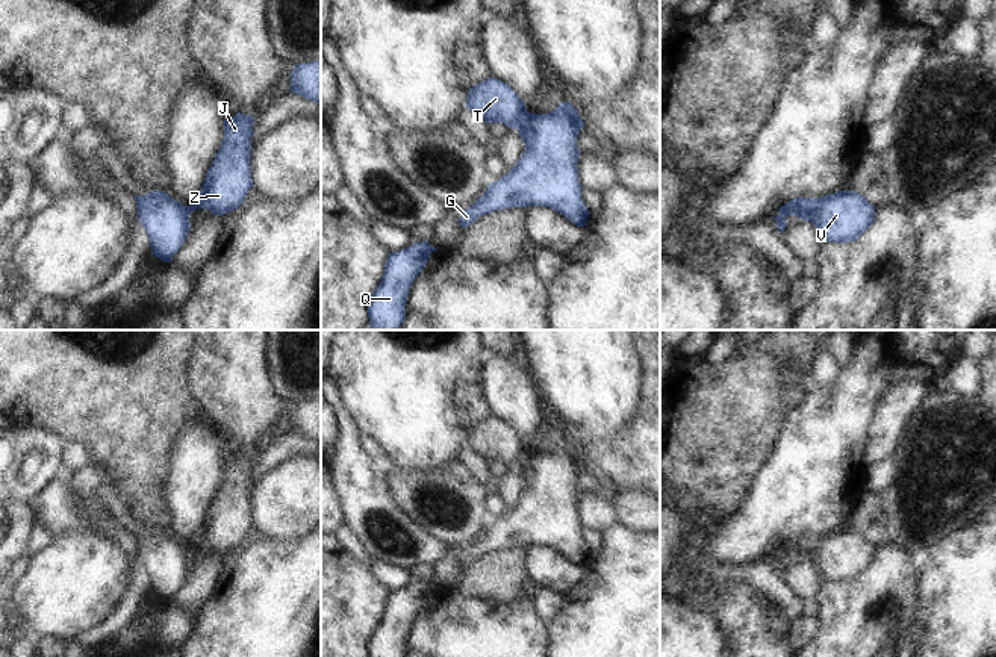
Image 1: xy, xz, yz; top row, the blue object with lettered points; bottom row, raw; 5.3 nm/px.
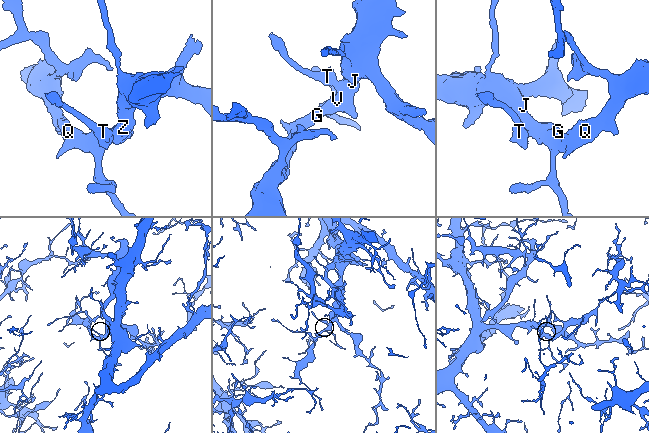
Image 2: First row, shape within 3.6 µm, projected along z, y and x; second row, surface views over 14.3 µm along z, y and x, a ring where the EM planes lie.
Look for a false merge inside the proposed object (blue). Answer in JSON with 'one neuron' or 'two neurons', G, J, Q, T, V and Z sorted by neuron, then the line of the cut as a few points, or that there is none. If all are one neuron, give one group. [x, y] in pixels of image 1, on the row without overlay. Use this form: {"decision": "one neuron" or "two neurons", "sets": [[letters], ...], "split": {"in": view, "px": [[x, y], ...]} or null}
{"decision": "two neurons", "sets": [["G", "J", "Q", "V", "Z"], ["T"]], "split": {"in": "xz", "px": [[529, 451], [518, 468]]}}

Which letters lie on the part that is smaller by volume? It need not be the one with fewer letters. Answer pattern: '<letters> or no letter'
T

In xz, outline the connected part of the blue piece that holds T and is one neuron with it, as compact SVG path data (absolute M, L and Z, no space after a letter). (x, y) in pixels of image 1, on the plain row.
M489 416L468 430L466 447L480 454L484 462L503 462L510 468L519 468L528 453L519 434L495 416Z

